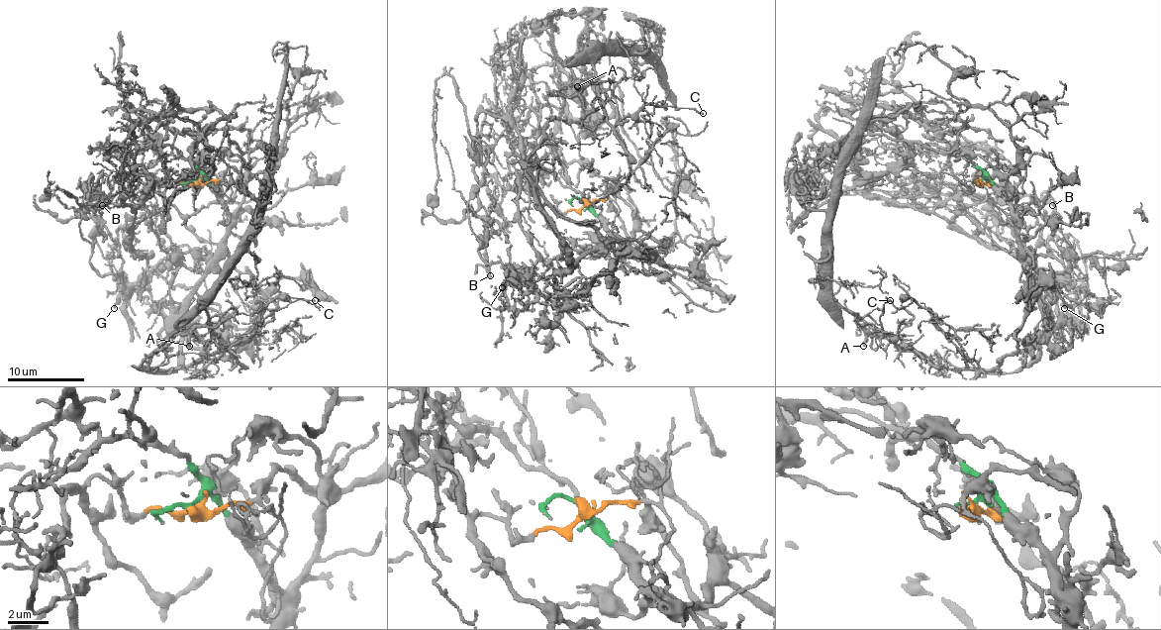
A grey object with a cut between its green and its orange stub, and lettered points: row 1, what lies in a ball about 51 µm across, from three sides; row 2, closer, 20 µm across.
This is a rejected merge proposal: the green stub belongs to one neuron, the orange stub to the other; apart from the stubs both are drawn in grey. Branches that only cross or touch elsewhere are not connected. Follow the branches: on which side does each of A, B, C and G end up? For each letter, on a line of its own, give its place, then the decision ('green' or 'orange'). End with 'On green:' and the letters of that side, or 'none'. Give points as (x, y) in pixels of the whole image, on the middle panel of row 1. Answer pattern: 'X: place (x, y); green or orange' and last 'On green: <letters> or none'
A: place (577, 86); green
B: place (490, 275); orange
C: place (703, 113); green
G: place (502, 287); green
On green: A, C, G

